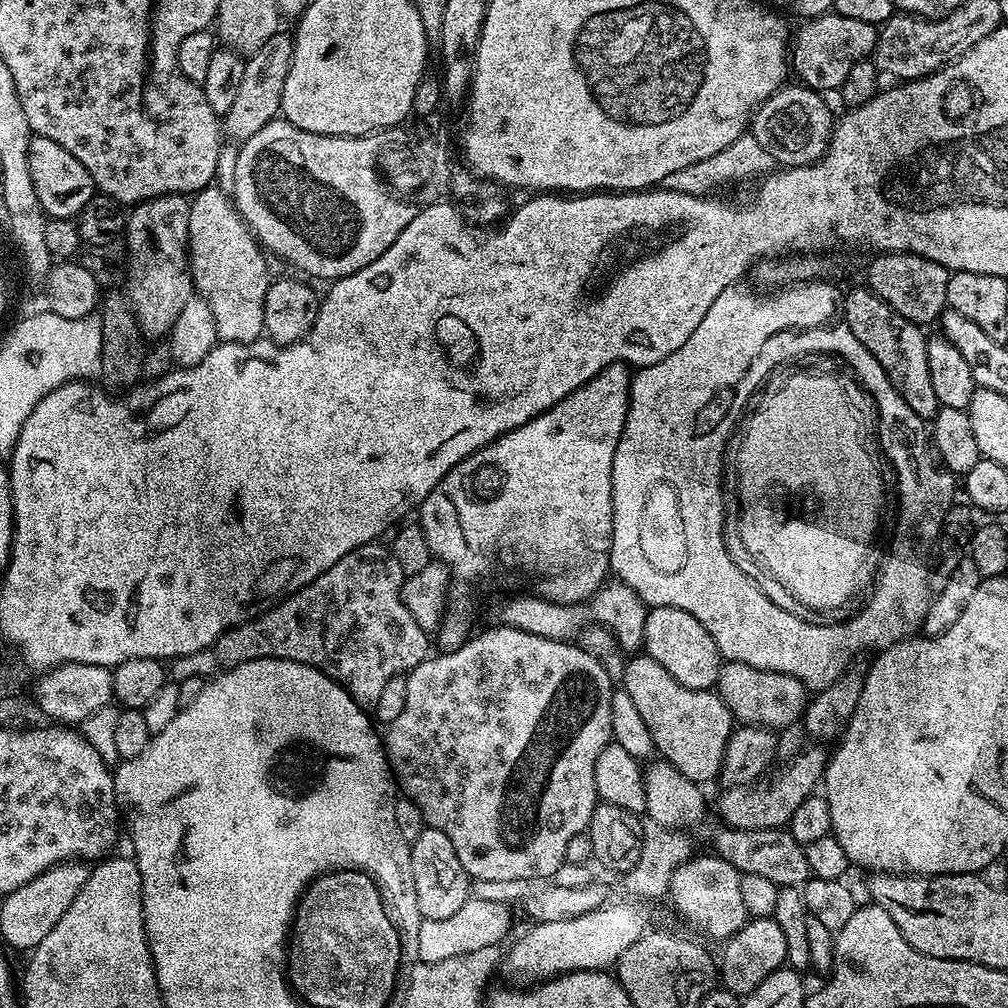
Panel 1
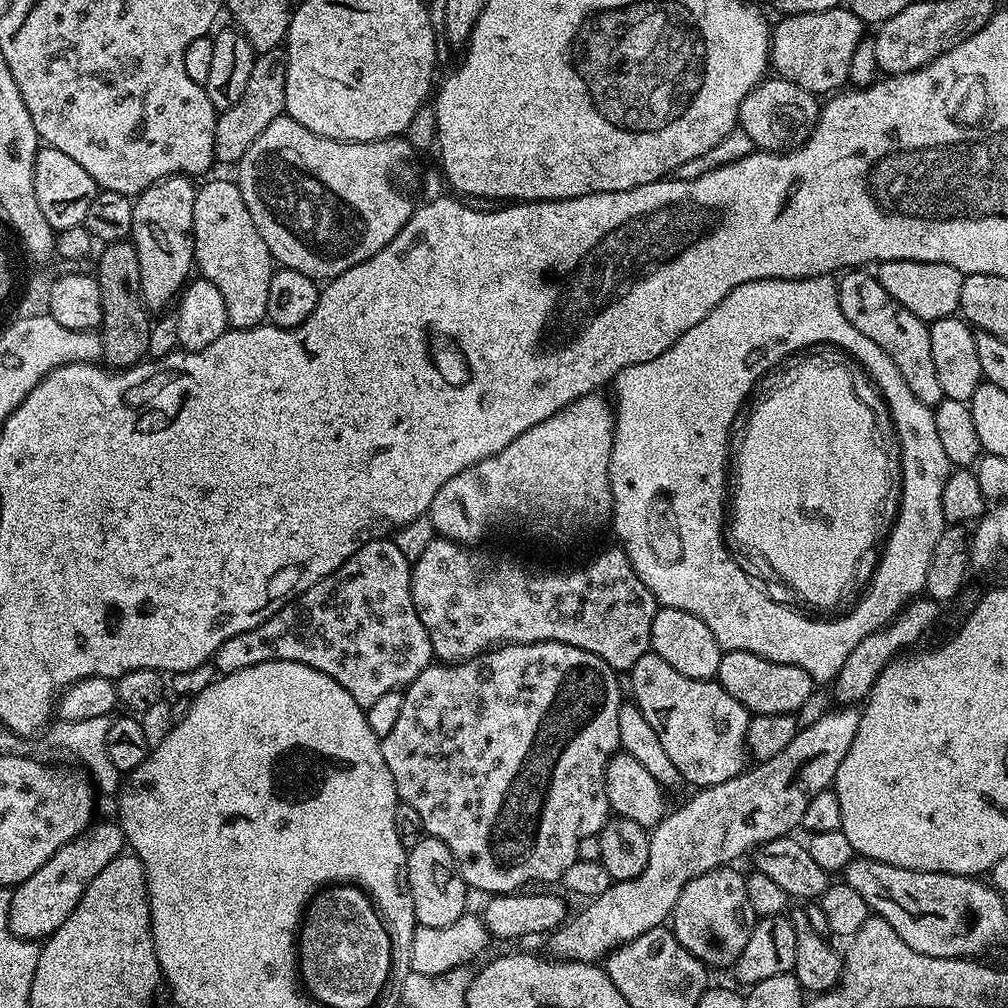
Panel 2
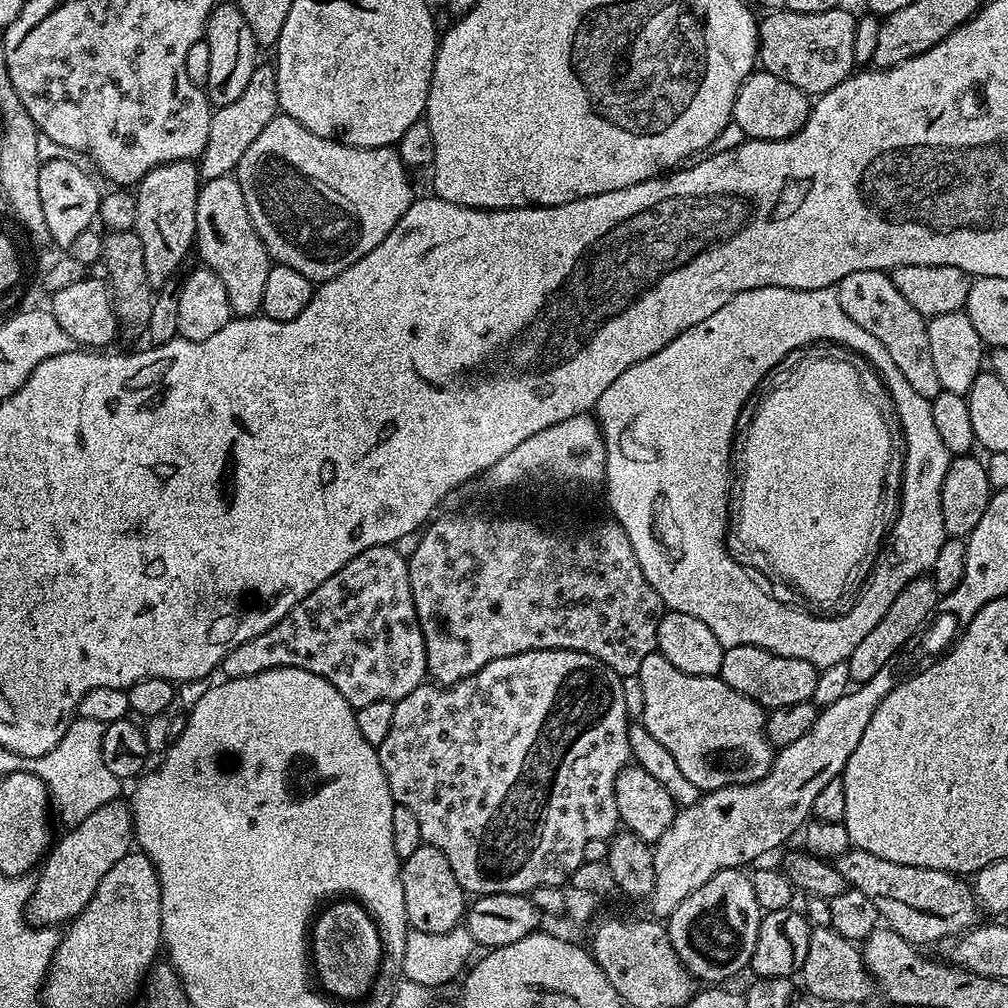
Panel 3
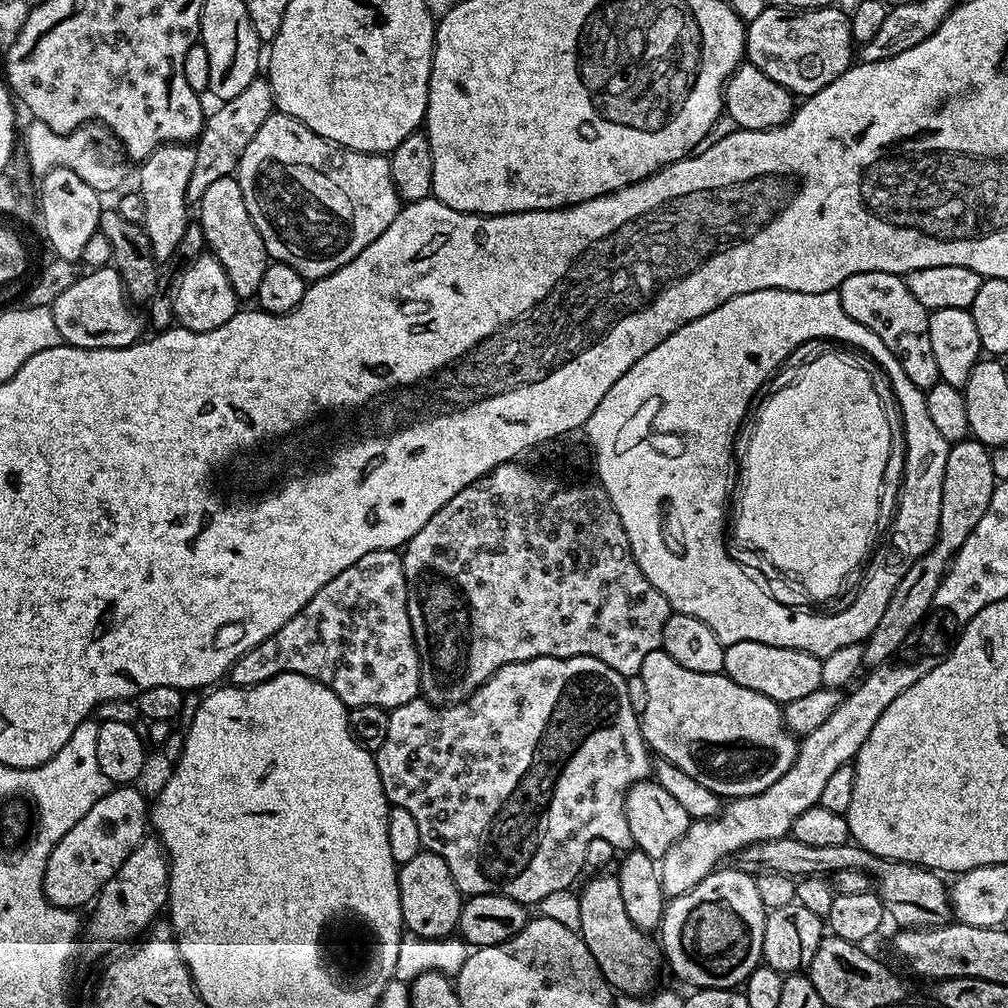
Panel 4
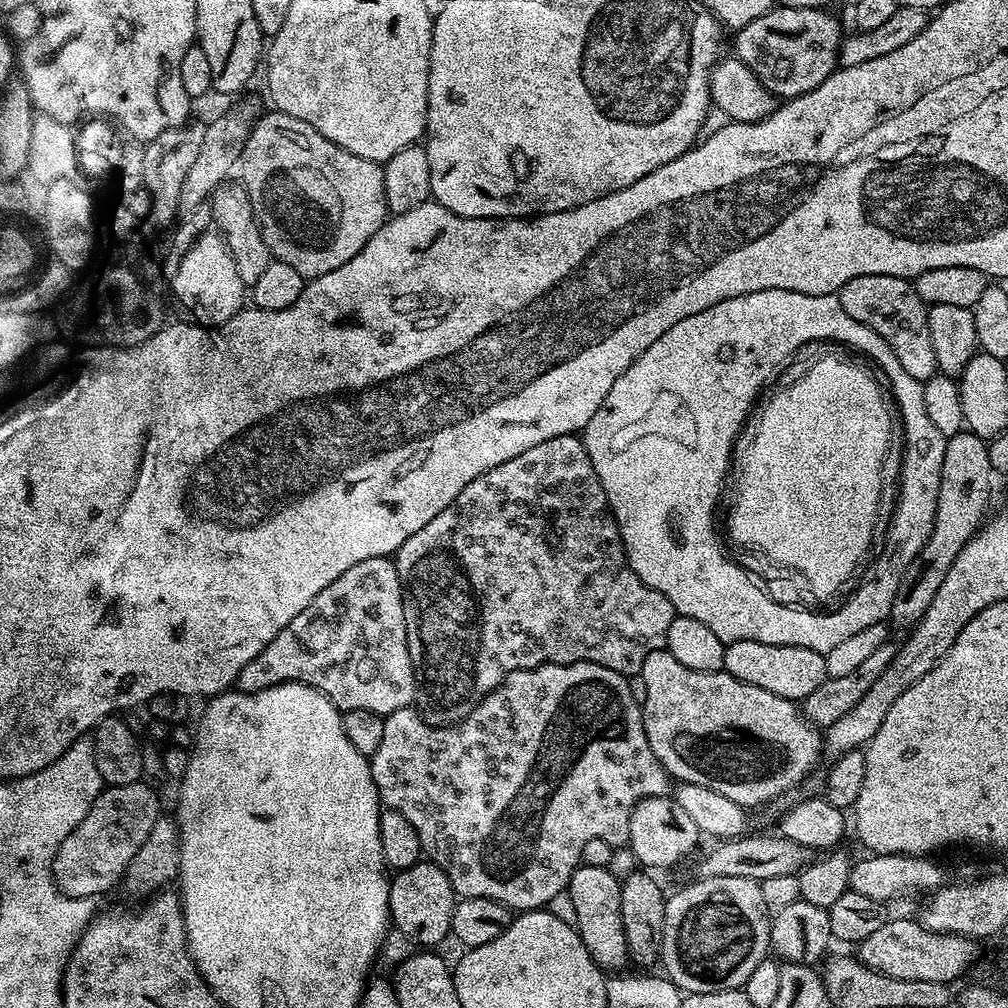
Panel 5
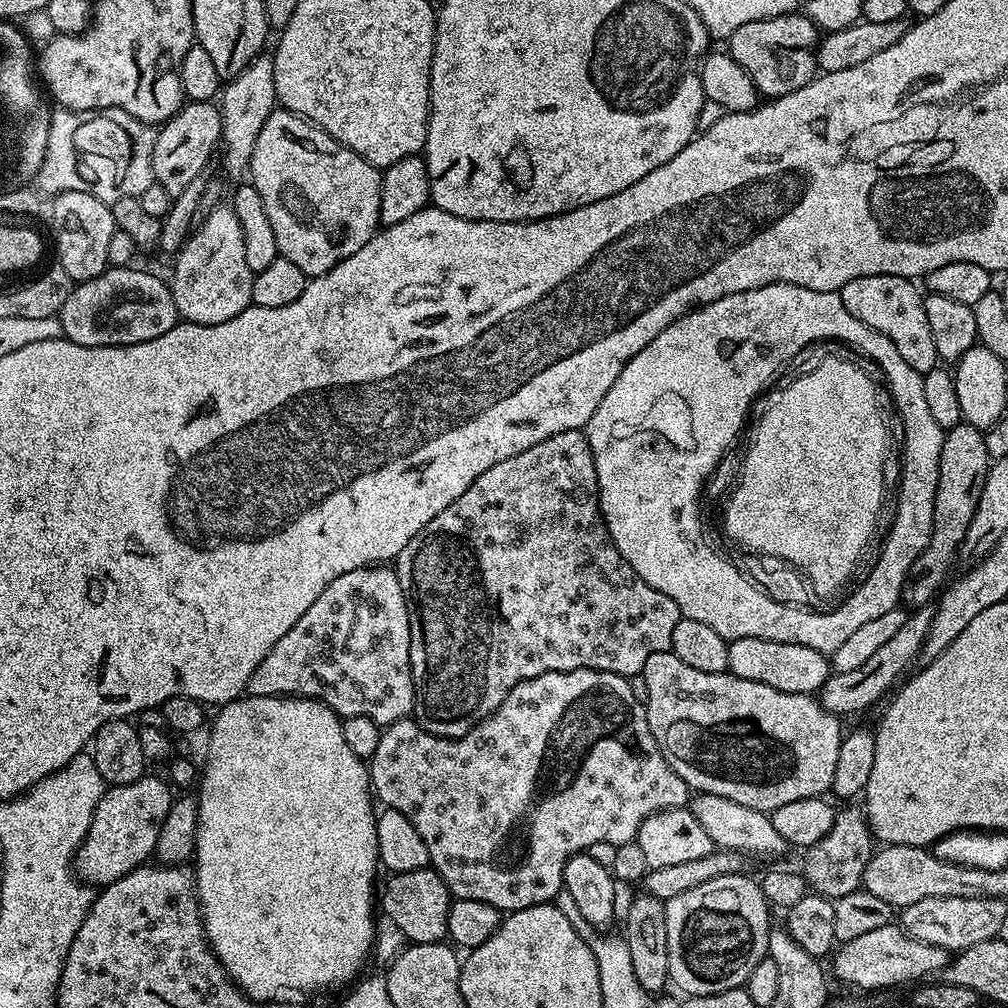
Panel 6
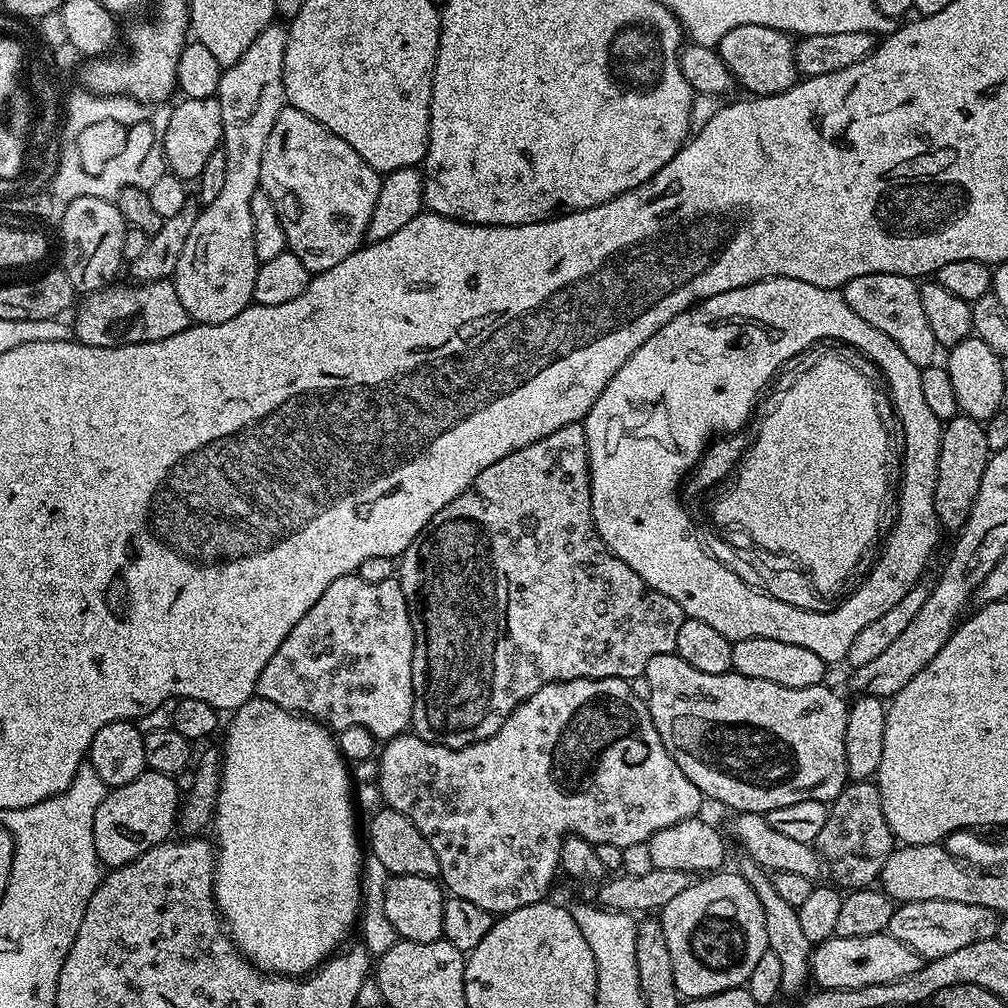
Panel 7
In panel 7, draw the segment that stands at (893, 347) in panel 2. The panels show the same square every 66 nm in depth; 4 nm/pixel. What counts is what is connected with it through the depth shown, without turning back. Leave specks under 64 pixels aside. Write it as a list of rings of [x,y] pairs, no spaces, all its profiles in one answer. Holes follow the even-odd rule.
[[[862,274],[844,285],[842,291],[850,310],[854,310],[858,318],[870,322],[870,326],[882,330],[882,334],[887,334],[906,353],[906,358],[914,362],[914,366],[922,369],[937,363],[938,345],[930,330],[930,322],[926,322],[920,290],[913,277],[902,274]]]

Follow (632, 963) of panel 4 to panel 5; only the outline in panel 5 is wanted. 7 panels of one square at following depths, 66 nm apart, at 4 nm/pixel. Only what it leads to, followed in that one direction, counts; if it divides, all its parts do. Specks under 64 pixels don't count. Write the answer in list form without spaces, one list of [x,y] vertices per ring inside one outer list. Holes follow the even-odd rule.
[[[581,863],[580,867],[574,870],[566,889],[566,899],[574,902],[574,927],[579,932],[586,950],[590,950],[594,962],[605,970],[623,969],[620,967],[630,960],[626,930],[622,926],[620,885],[621,881],[608,872],[607,868]]]

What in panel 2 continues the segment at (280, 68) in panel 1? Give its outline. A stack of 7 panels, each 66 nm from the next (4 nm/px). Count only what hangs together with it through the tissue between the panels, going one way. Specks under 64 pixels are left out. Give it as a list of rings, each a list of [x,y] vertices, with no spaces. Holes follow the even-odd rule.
[[[283,51],[261,52],[257,55],[254,66],[250,70],[250,78],[246,81],[246,90],[242,90],[242,98],[234,102],[234,106],[223,109],[216,117],[214,130],[214,154],[219,163],[239,165],[246,150],[274,122],[274,118],[285,115],[286,102],[286,56]]]

